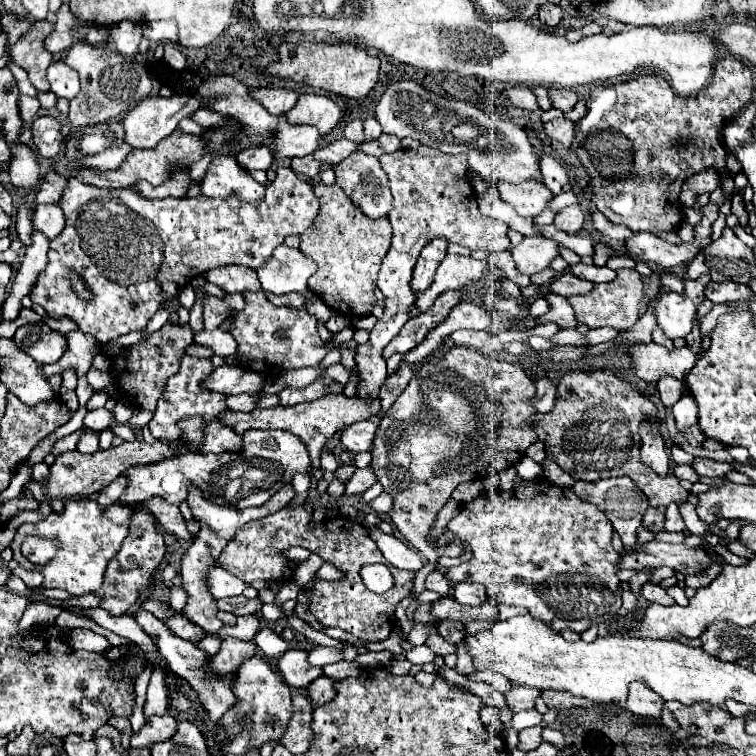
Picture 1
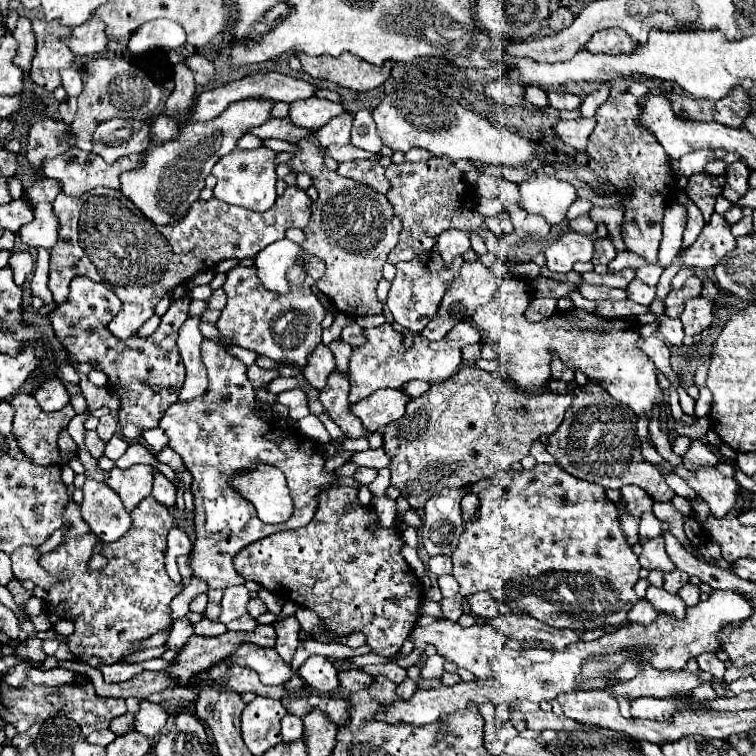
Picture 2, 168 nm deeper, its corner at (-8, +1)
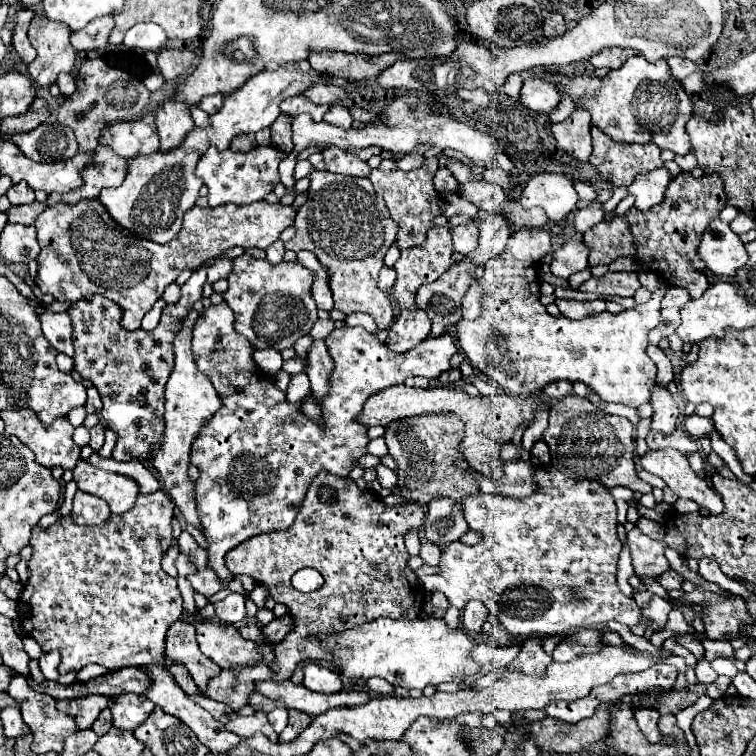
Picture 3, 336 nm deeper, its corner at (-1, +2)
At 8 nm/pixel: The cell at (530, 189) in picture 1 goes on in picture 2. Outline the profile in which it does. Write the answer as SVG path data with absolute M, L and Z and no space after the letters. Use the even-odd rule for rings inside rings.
M545 173L539 178L530 178L518 184L520 206L540 214L546 218L548 224L558 226L564 218L568 208L576 202L576 188L570 182L558 180Z

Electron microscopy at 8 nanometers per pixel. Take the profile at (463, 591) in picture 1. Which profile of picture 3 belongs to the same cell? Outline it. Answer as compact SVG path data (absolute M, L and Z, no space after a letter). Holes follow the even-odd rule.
M469 601L463 611L461 611L461 623L463 623L463 629L467 631L473 631L473 633L479 633L483 623L487 621L487 609L481 601Z

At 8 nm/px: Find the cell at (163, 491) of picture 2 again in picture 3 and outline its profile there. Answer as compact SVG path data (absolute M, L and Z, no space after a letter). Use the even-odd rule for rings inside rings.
M93 453L89 457L89 463L93 467L103 469L103 471L113 471L113 473L129 475L131 479L135 479L139 483L139 491L141 493L151 493L151 491L157 491L161 487L157 477L153 475L153 471L147 465L143 465L141 461L115 461L113 457L103 459L97 453Z

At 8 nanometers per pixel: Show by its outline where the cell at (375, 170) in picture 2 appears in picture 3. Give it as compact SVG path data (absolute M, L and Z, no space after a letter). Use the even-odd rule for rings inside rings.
M335 147L325 149L323 159L325 159L327 171L331 173L341 173L341 175L351 175L351 177L369 177L371 173L371 167L365 161Z

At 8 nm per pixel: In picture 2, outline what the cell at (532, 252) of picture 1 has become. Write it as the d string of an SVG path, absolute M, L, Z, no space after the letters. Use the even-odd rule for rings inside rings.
M566 232L546 248L546 266L552 272L566 274L576 262L590 262L594 244L588 236L578 232Z

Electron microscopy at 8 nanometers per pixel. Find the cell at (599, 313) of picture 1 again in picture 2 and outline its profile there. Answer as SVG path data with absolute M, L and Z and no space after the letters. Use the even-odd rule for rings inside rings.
M632 280L632 284L626 288L628 290L628 298L638 302L638 304L644 304L644 306L650 306L654 296L656 296L656 288L650 288L646 286L642 280Z

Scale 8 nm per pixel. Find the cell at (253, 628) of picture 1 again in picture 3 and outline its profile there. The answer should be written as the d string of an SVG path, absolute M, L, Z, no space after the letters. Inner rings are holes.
M89 664L80 670L77 674L76 681L89 681L89 679L93 679L95 677L110 673L111 671L106 668L97 665L97 664Z

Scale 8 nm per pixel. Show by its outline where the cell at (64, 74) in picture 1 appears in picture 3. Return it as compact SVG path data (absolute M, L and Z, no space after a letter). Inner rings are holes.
M59 73L57 85L59 85L63 97L69 97L69 95L75 91L75 79L73 79L69 73Z

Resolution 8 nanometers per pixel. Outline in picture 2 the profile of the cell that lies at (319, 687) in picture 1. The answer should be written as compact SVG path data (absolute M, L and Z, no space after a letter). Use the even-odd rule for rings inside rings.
M344 670L338 674L340 686L346 688L348 692L358 692L362 688L368 688L374 682L374 676L362 672L362 670Z

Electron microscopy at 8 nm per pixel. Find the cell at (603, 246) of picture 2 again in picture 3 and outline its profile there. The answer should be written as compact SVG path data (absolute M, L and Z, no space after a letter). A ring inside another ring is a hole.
M679 173L667 187L665 191L665 199L651 207L649 211L637 211L637 209L631 209L627 211L625 215L617 215L609 221L601 221L597 223L593 229L589 229L585 235L583 235L583 243L589 245L589 267L595 267L595 265L609 265L615 257L621 257L621 255L629 255L629 257L635 257L643 269L647 271L653 271L661 277L665 277L671 285L681 285L689 291L689 295L693 299L701 297L705 293L705 289L709 287L709 281L702 270L706 268L702 259L699 259L697 255L697 245L701 241L701 235L703 231L707 229L707 223L711 219L715 219L721 209L725 207L725 189L723 189L723 181L719 179L717 173L711 173L711 175L703 175L703 177L693 177L691 173Z

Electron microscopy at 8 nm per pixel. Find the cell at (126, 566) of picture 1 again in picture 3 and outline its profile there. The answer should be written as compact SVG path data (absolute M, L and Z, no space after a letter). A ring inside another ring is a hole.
M155 491L147 495L137 495L137 503L123 515L113 515L101 527L81 527L65 517L57 521L47 531L39 525L33 529L29 545L33 547L33 555L29 559L29 581L23 587L19 597L19 619L23 631L35 637L43 651L57 649L61 653L61 675L71 669L83 669L89 663L99 663L107 669L121 669L141 665L147 667L153 687L145 693L155 705L159 705L165 713L179 717L197 737L209 747L211 753L229 753L233 745L243 741L239 735L225 729L221 721L217 721L209 711L201 705L187 699L181 687L173 681L171 673L165 667L165 633L173 621L181 617L181 593L177 581L169 577L161 569L161 557L165 549L171 545L171 521L173 521L173 503L165 491Z

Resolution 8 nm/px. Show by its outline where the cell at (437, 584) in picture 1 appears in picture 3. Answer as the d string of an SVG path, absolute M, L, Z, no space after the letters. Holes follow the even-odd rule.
M423 543L419 557L423 559L425 565L437 567L437 565L439 565L439 557L441 557L441 547L435 545L435 543Z

